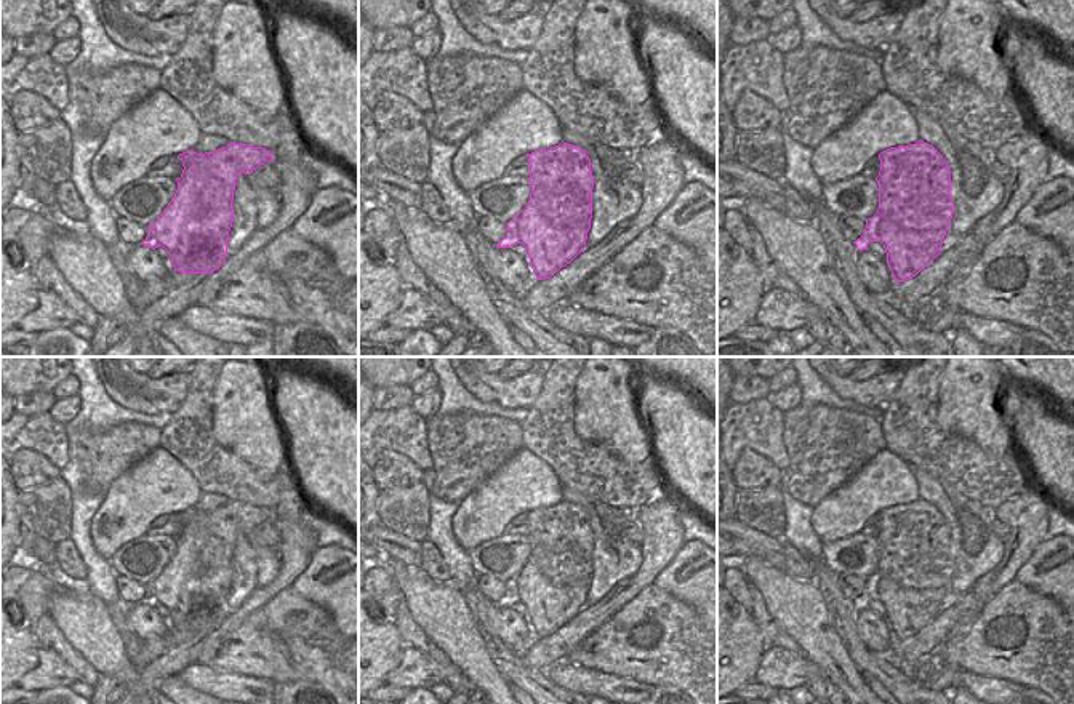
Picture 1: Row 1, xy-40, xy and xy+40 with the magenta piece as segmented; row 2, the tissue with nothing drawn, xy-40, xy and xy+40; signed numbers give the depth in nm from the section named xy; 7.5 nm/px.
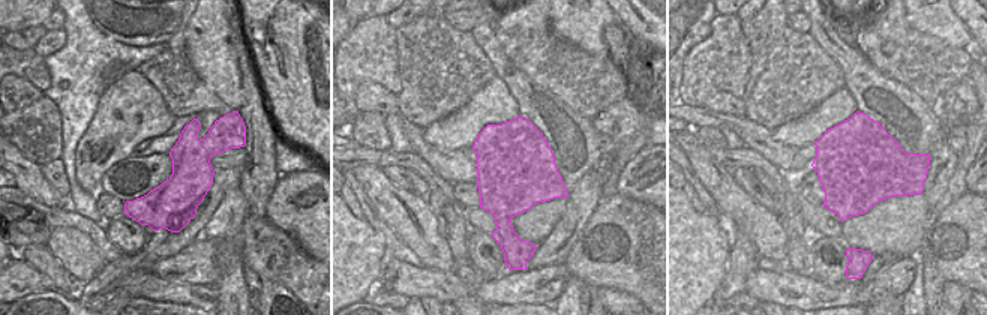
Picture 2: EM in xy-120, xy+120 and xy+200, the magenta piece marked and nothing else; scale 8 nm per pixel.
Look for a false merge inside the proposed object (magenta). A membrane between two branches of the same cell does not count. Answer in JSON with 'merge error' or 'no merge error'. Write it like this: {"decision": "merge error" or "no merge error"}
{"decision": "merge error"}

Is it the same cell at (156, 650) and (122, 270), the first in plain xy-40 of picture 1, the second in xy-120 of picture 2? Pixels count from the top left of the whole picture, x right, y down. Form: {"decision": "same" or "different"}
{"decision": "same"}

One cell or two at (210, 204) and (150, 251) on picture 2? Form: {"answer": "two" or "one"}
{"answer": "one"}

